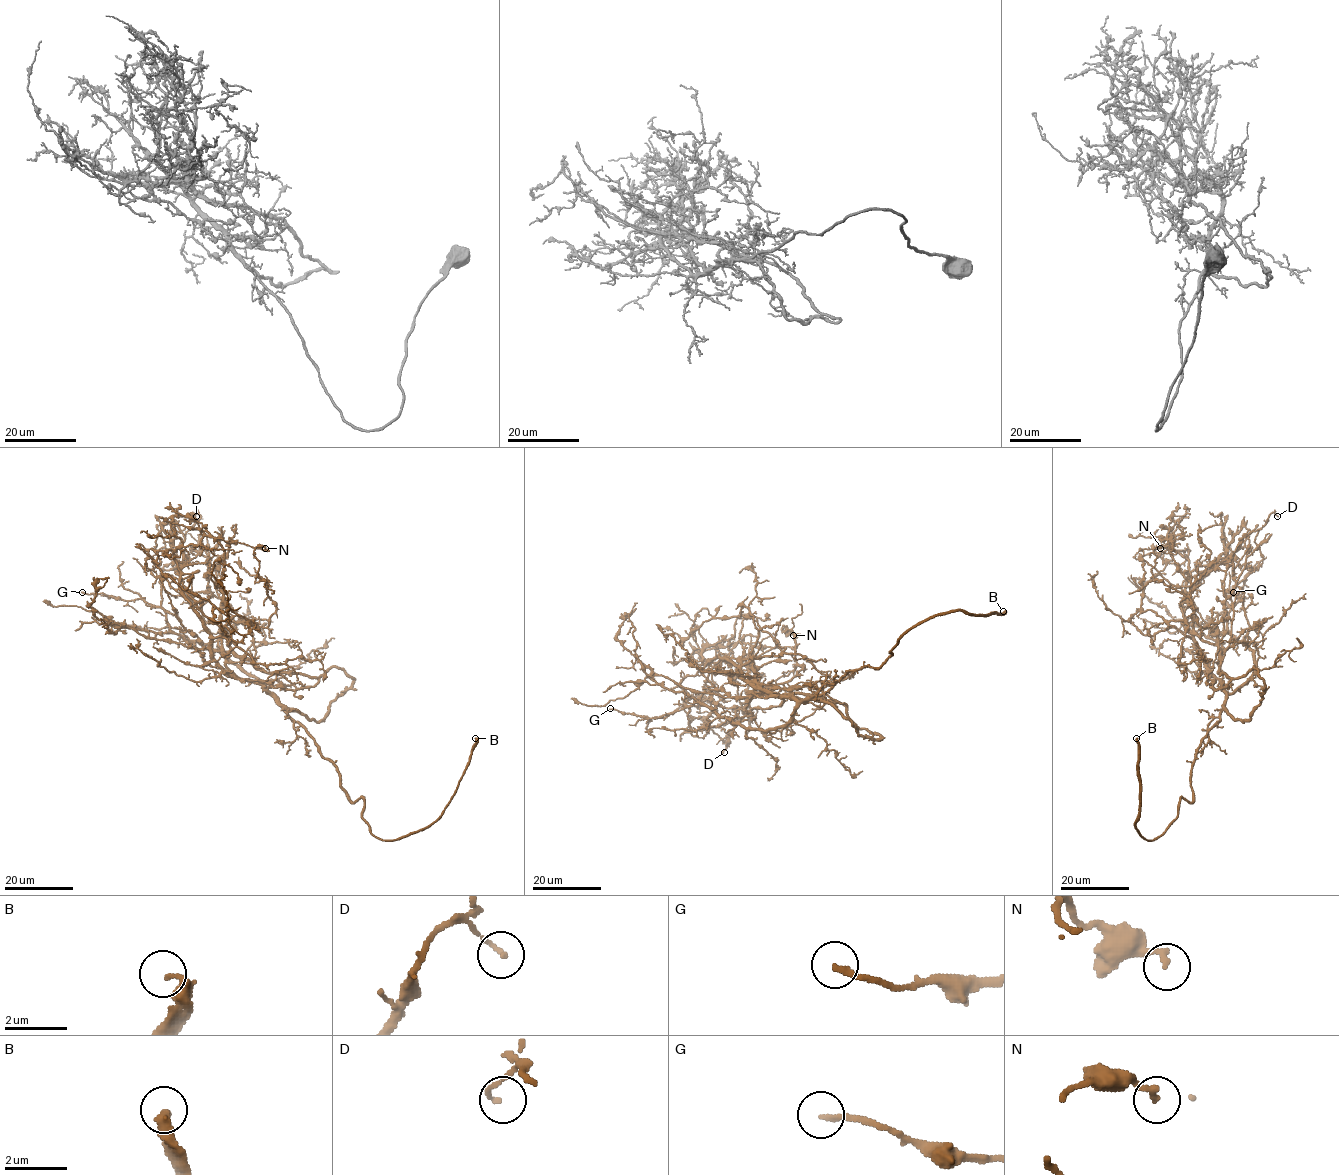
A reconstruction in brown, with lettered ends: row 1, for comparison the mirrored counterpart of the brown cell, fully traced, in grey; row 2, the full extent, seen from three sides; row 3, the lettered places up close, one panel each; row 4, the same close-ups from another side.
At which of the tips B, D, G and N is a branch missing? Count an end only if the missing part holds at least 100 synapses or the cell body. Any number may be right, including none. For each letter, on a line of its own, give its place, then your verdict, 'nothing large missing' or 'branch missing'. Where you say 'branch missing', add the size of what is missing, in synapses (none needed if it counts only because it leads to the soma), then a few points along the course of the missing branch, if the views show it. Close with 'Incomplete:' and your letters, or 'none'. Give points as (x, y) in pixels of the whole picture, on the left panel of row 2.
B: at (475, 738); branch missing; missing branch runs (475, 738), (477, 739), (499, 716)
D: at (196, 516); nothing large missing
G: at (82, 592); nothing large missing
N: at (265, 548); nothing large missing
Incomplete: B

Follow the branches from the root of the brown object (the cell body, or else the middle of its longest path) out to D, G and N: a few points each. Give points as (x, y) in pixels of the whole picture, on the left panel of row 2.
D: (292, 719), (257, 678), (170, 629), (161, 606), (160, 574), (201, 516), (196, 516)
G: (292, 719), (257, 678), (218, 652), (174, 633), (160, 607), (140, 599), (122, 600), (82, 592)
N: (292, 719), (260, 684), (227, 666), (221, 643), (222, 626), (266, 627), (276, 611), (253, 554), (265, 548)

